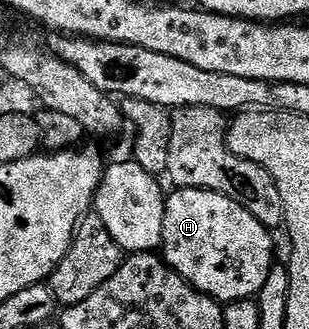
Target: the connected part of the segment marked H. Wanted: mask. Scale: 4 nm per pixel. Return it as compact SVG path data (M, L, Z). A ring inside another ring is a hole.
M180 189L166 198L165 219L163 220L163 244L161 256L169 268L177 271L197 291L209 295L220 303L250 301L258 298L269 271L276 264L275 241L272 230L267 229L241 203L231 197L208 189Z

